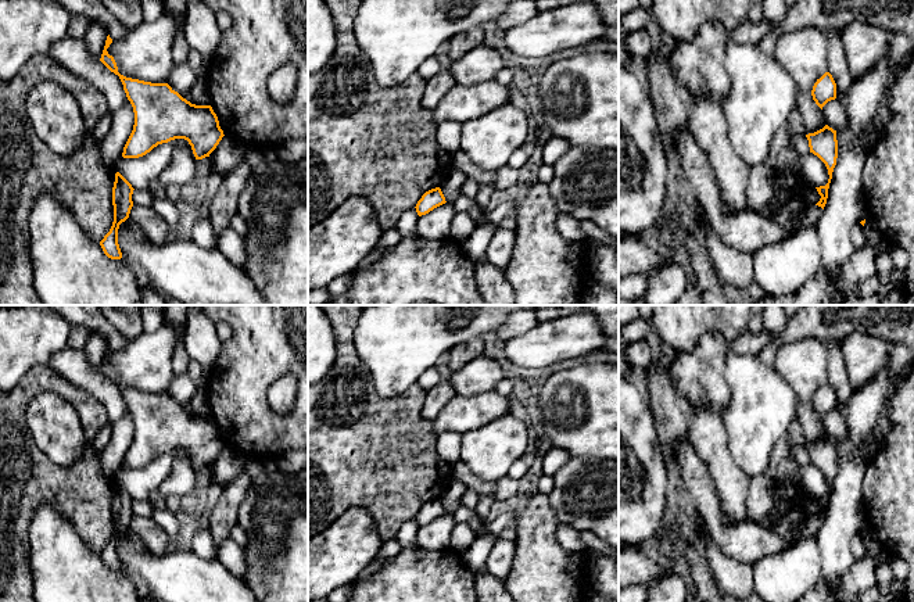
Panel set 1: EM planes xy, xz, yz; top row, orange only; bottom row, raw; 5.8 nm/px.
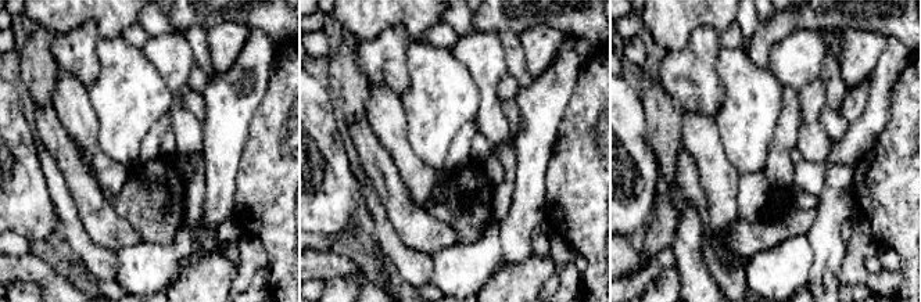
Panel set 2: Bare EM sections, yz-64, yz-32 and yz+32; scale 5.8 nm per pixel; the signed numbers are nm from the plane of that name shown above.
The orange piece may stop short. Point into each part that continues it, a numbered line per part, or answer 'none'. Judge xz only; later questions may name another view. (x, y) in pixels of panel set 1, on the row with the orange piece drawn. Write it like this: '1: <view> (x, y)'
none

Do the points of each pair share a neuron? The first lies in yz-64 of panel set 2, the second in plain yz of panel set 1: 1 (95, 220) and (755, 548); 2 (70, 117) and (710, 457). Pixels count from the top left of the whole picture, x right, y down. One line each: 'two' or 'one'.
1: one
2: one

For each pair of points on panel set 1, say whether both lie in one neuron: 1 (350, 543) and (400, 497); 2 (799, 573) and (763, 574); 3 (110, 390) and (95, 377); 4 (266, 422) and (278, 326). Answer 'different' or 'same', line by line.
1: different
2: same
3: same
4: same

